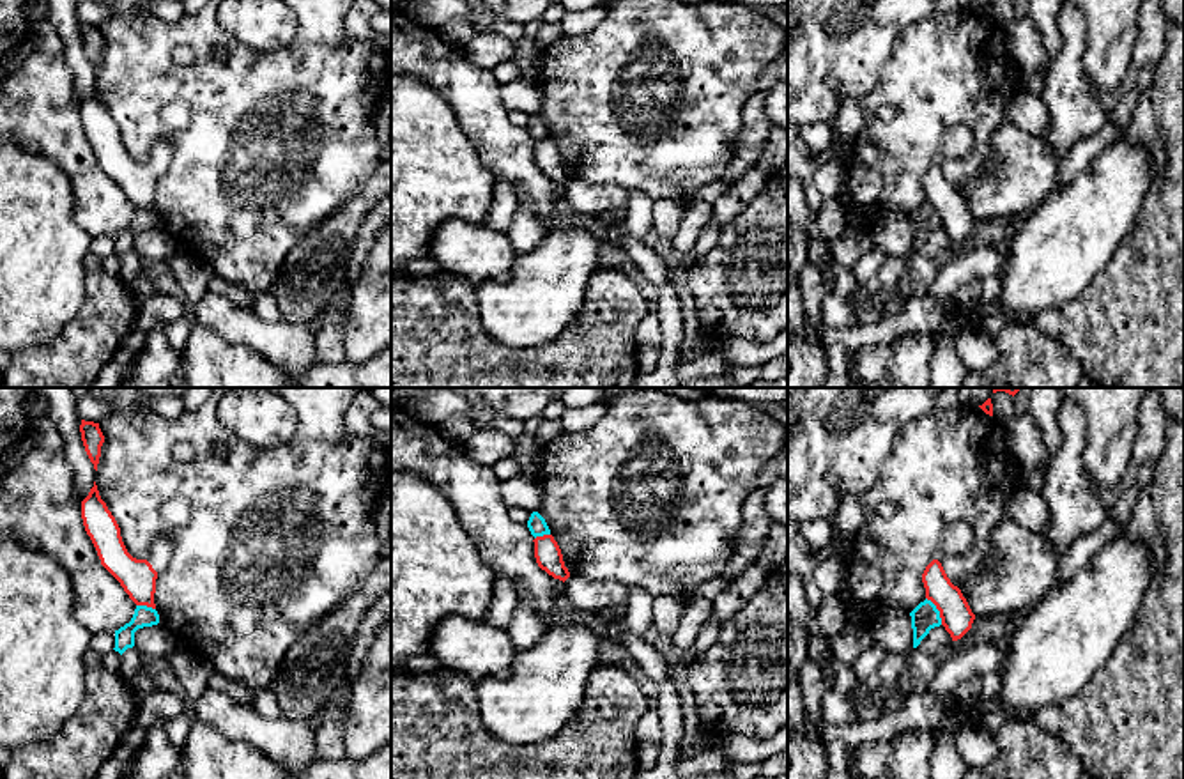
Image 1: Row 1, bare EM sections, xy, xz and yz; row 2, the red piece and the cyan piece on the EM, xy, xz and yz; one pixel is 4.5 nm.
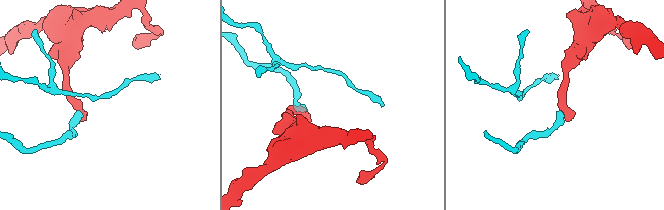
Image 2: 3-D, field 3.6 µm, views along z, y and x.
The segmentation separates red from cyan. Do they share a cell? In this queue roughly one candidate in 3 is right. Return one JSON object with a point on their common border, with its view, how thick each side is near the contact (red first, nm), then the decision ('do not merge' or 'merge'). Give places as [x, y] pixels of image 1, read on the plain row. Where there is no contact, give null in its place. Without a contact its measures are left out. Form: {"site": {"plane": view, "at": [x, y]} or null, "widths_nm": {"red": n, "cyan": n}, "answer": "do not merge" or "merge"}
{"site": {"plane": "yz", "at": [938, 213]}, "widths_nm": {"red": 140, "cyan": 120}, "answer": "do not merge"}

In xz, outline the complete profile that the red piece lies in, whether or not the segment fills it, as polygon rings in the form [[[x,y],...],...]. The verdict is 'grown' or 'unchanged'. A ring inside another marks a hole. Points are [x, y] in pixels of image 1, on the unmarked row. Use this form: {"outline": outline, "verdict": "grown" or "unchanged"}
{"outline": [[[552,138],[536,140],[534,143],[534,161],[542,174],[559,184],[570,181],[568,172],[565,170],[561,152]]], "verdict": "unchanged"}

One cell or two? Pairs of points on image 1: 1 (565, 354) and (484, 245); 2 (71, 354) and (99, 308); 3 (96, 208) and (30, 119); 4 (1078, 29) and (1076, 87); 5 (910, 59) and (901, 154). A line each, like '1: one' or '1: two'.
1: two
2: one
3: one
4: one
5: one

